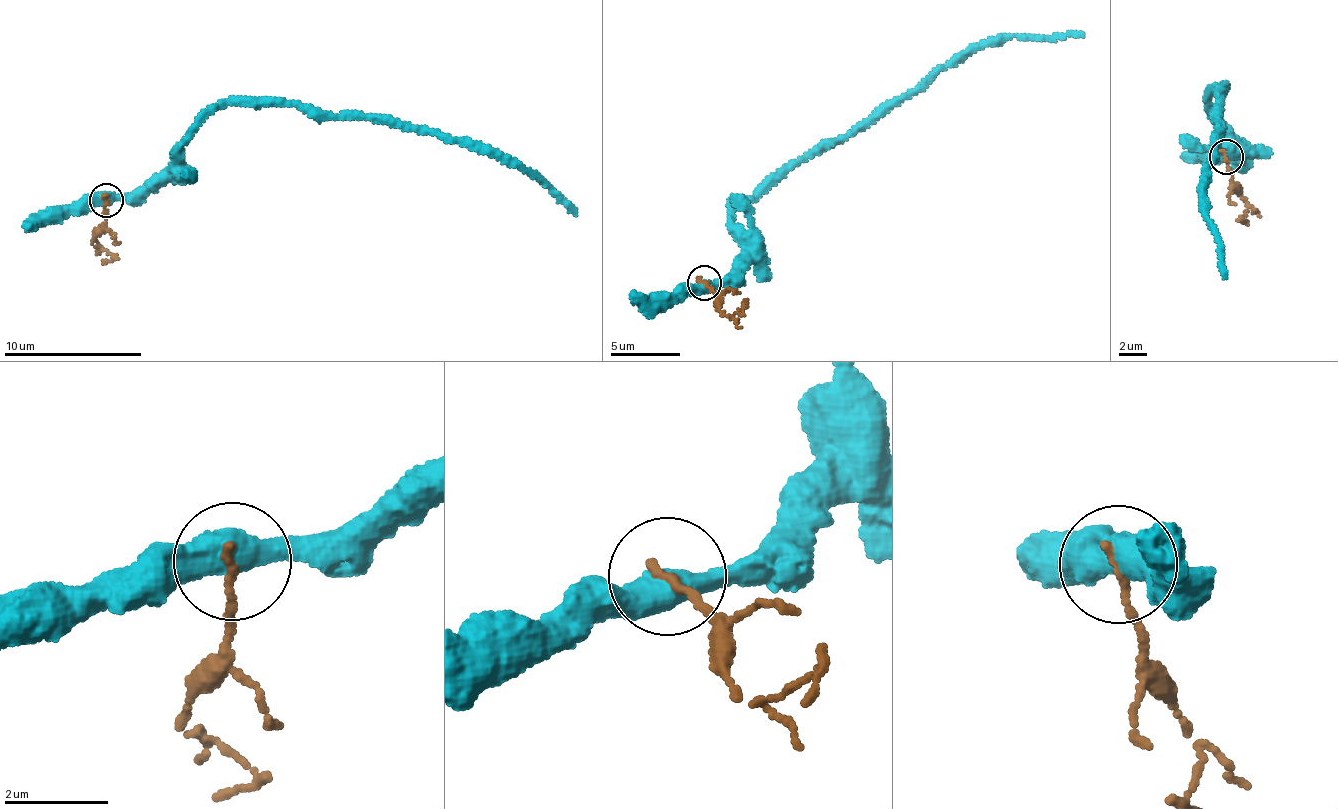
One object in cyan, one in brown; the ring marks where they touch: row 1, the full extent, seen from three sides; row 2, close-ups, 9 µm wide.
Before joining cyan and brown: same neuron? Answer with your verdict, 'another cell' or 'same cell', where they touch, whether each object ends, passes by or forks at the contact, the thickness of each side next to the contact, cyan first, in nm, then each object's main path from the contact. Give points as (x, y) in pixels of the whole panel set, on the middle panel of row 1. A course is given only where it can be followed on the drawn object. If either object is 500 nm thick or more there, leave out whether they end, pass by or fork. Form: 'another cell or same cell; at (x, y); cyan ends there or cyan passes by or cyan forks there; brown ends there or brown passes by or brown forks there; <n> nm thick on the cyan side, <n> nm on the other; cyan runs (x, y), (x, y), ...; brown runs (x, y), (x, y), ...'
another cell; at (704, 283); 550 nm thick on the cyan side, 180 nm on the other; cyan runs (704, 282), (732, 281), (742, 250), (728, 223), (739, 200), (760, 196), (979, 48), (1016, 34), (1083, 33); brown runs (704, 282), (721, 295), (720, 308), (729, 315), (744, 307), (741, 316)

